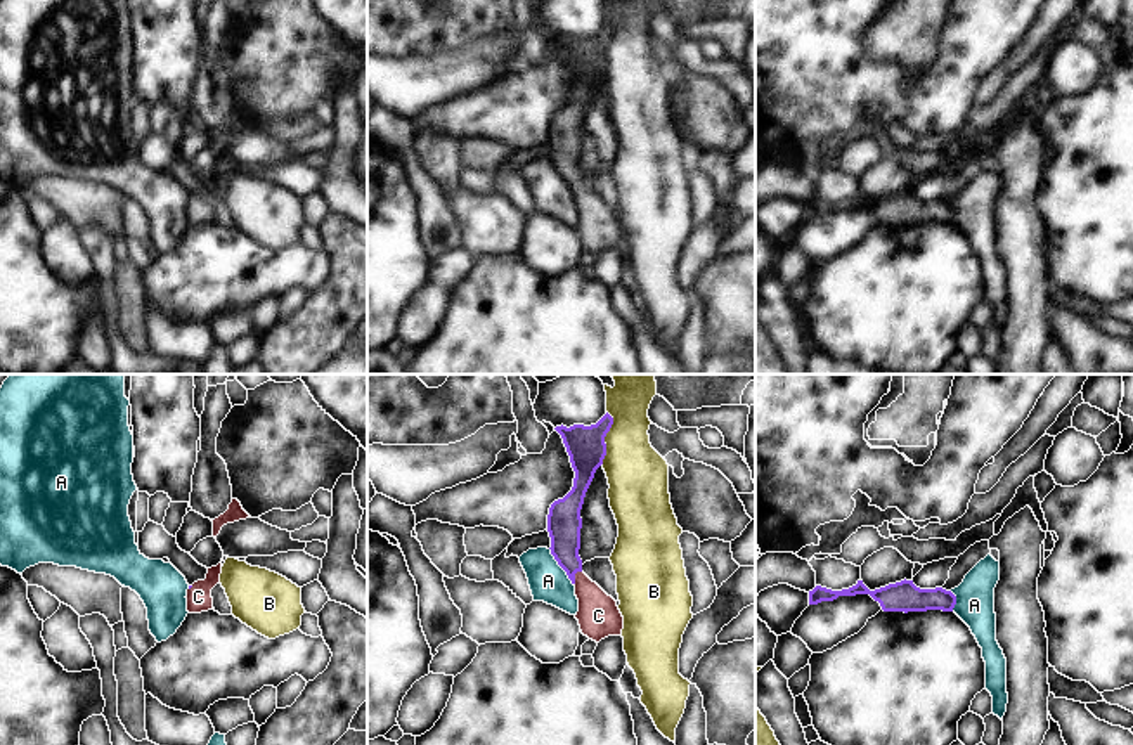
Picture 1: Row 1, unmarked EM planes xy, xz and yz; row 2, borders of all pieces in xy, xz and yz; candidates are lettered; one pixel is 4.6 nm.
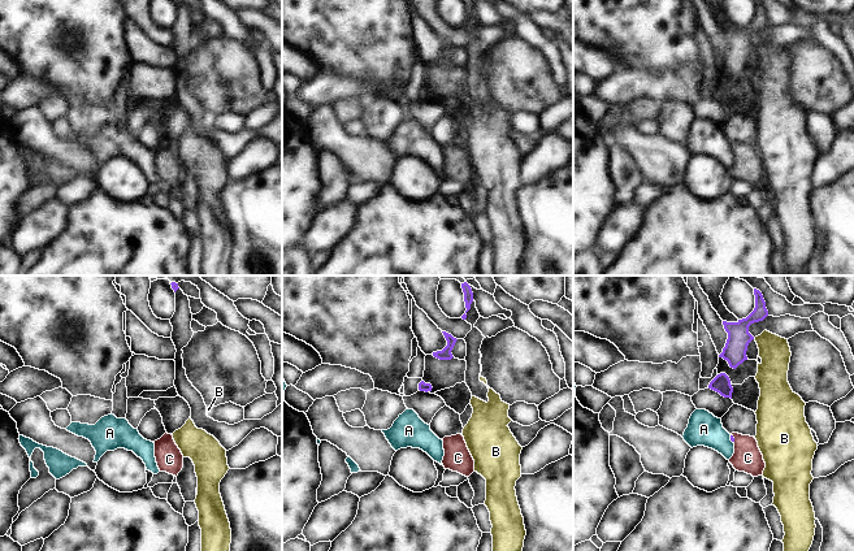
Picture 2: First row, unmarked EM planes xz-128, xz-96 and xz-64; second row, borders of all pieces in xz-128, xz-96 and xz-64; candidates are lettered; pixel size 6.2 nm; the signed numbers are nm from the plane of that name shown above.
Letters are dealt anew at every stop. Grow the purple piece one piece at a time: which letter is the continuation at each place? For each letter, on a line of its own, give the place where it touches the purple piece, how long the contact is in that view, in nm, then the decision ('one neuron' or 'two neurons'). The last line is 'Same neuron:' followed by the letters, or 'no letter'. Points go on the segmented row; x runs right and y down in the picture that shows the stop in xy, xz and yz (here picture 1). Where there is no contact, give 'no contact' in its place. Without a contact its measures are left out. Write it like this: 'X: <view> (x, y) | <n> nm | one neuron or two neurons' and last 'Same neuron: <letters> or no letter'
A: xz (560, 565) | 200 nm | two neurons
B: xz (605, 435) | 240 nm | two neurons
C: xz (574, 577) | 80 nm | one neuron
Same neuron: C

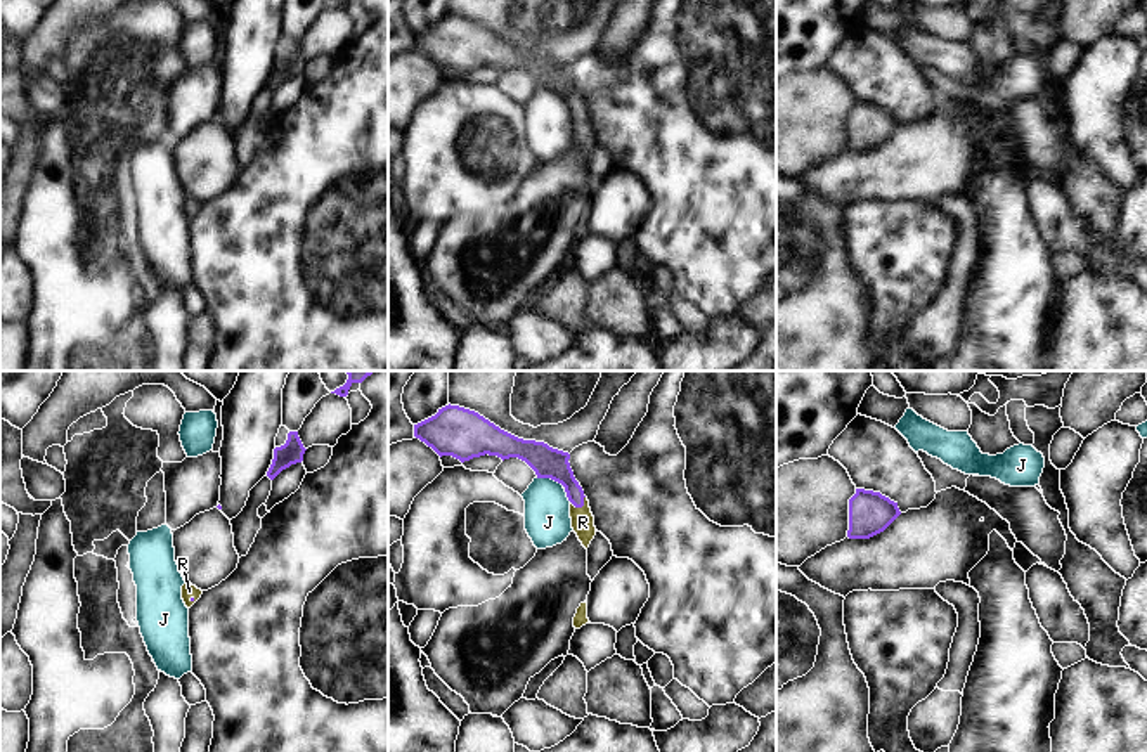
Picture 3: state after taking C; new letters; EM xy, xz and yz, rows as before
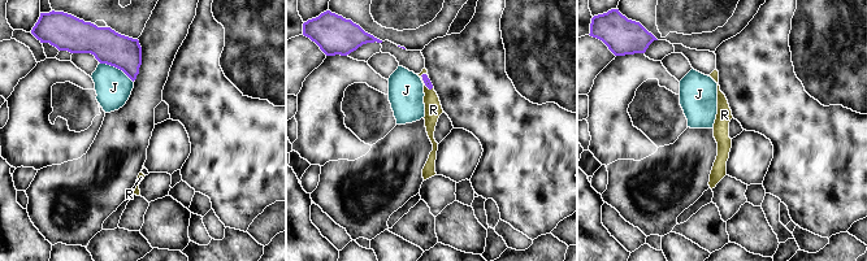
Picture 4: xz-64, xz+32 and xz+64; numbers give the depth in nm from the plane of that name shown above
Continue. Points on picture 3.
J: xz (551, 479) | 130 nm | two neurons
R: xz (581, 506) | 80 nm | one neuron
Same neuron: R

